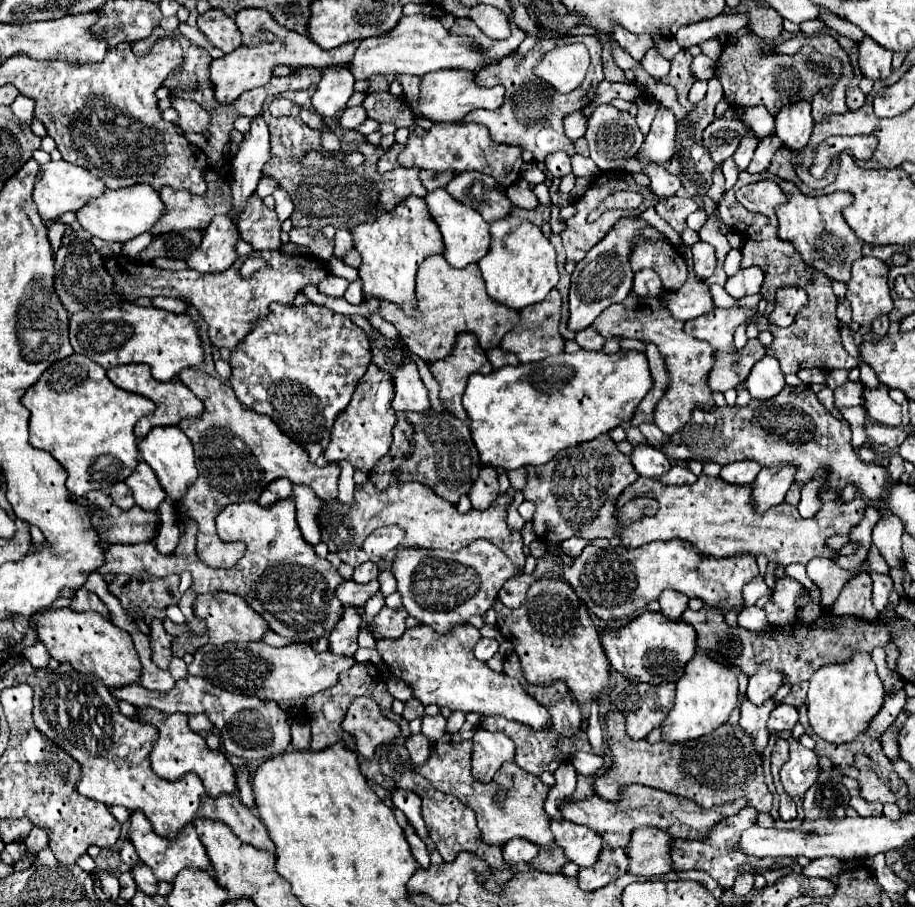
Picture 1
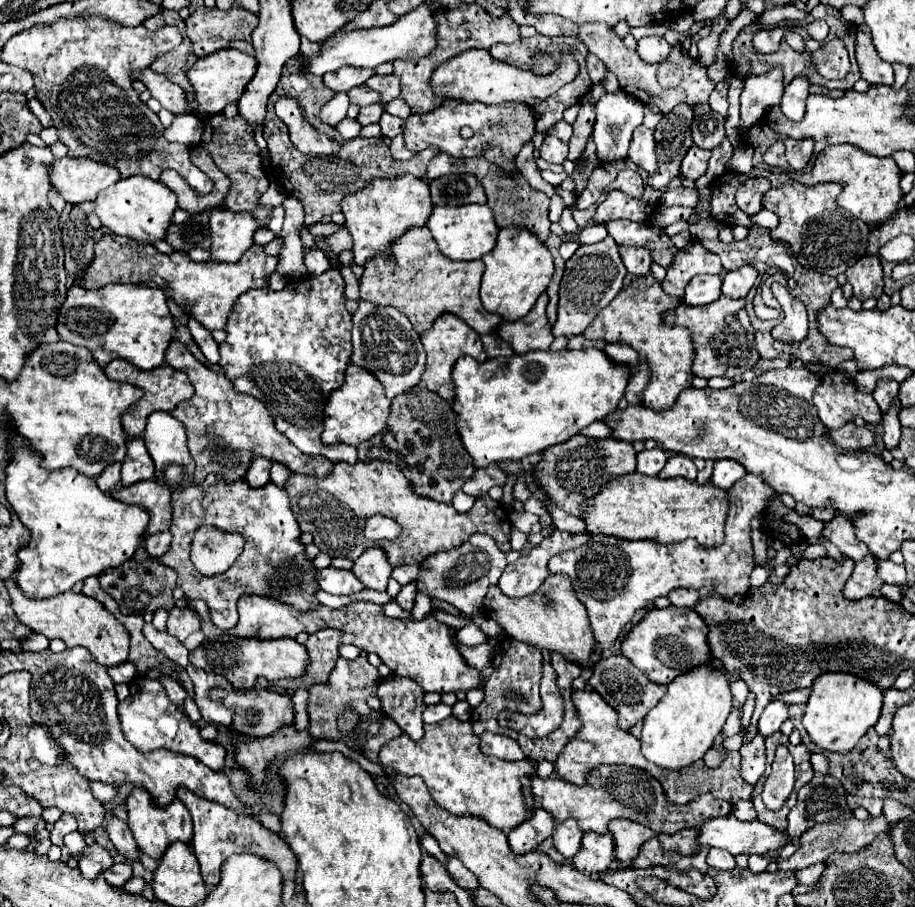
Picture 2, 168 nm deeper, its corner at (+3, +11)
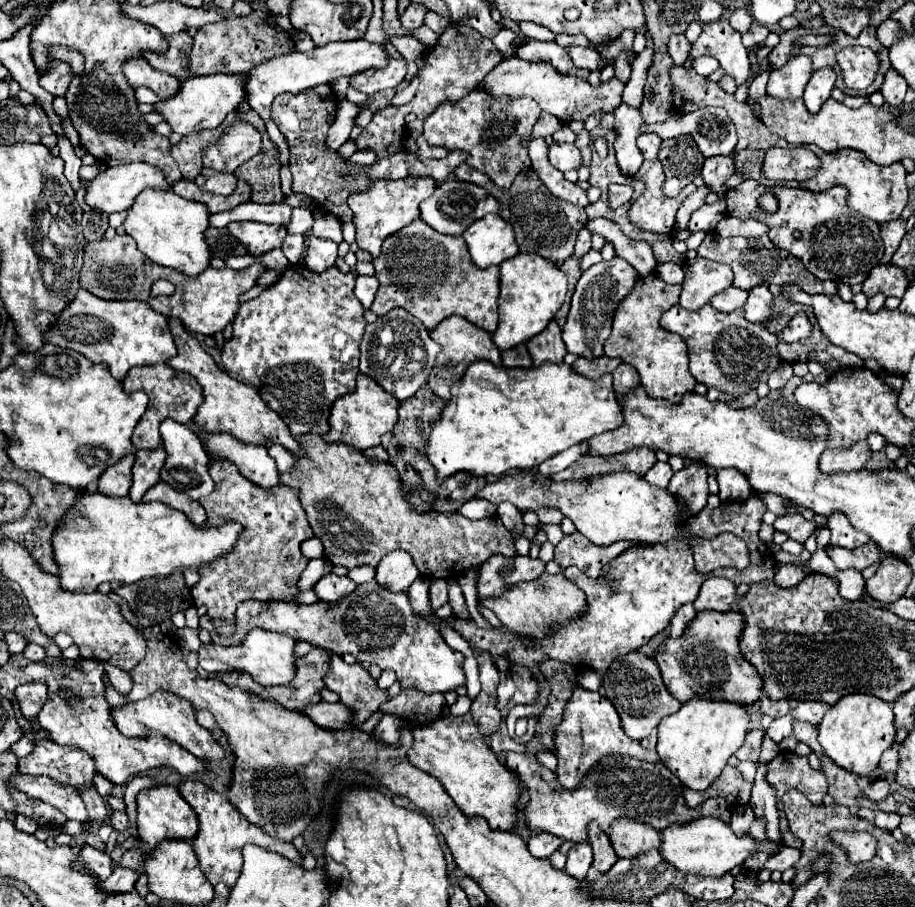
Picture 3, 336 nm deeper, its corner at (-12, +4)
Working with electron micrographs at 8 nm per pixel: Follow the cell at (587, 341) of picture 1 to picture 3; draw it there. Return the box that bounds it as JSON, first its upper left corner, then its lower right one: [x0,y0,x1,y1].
[572,357,622,377]

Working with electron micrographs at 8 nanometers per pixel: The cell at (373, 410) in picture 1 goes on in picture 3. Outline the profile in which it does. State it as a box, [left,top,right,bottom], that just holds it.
[324,375,400,451]

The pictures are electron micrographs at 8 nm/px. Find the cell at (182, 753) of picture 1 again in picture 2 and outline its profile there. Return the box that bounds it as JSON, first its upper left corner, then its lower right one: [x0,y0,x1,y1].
[119,678,225,770]

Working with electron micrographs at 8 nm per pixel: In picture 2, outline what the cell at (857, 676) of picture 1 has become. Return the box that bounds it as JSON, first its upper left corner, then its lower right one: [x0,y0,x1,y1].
[803,674,883,754]

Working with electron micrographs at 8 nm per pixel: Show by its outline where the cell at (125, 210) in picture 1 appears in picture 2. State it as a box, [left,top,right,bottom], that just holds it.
[95,176,177,244]

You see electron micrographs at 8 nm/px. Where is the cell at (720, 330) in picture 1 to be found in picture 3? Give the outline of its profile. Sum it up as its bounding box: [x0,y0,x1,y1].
[660,305,780,395]

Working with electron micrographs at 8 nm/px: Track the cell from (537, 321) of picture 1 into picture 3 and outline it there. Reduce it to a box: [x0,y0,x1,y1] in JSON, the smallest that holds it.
[526,319,568,367]

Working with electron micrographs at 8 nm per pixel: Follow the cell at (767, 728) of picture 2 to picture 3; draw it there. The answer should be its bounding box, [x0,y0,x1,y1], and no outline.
[766,715,794,743]

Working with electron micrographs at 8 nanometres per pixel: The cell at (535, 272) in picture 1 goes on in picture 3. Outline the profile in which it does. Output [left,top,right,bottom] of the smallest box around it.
[492,253,568,349]

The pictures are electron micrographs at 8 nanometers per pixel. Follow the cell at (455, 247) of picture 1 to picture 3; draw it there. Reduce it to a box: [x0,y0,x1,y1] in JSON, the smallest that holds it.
[462,213,518,269]

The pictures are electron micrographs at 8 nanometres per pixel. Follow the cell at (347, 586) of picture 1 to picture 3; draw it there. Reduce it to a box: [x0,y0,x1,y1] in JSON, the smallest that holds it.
[314,573,356,603]

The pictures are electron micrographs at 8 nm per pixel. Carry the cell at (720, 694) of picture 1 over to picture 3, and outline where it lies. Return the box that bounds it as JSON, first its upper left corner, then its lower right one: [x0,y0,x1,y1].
[656,697,750,791]

